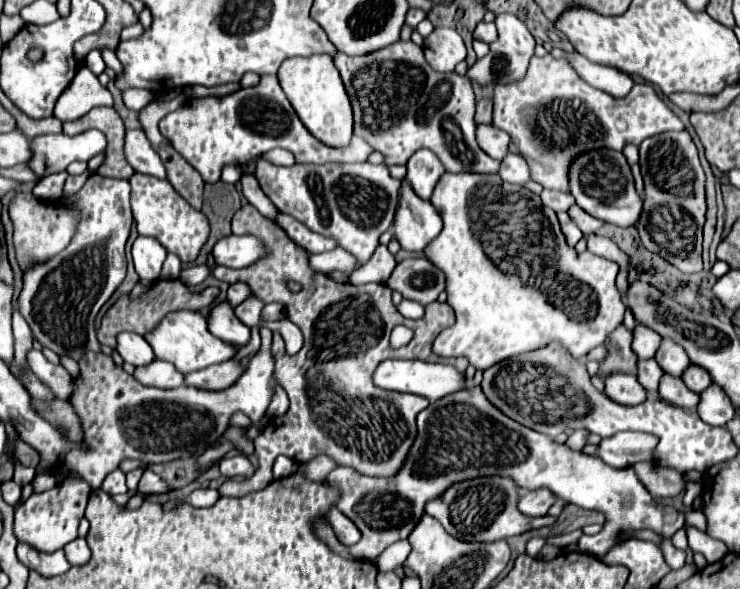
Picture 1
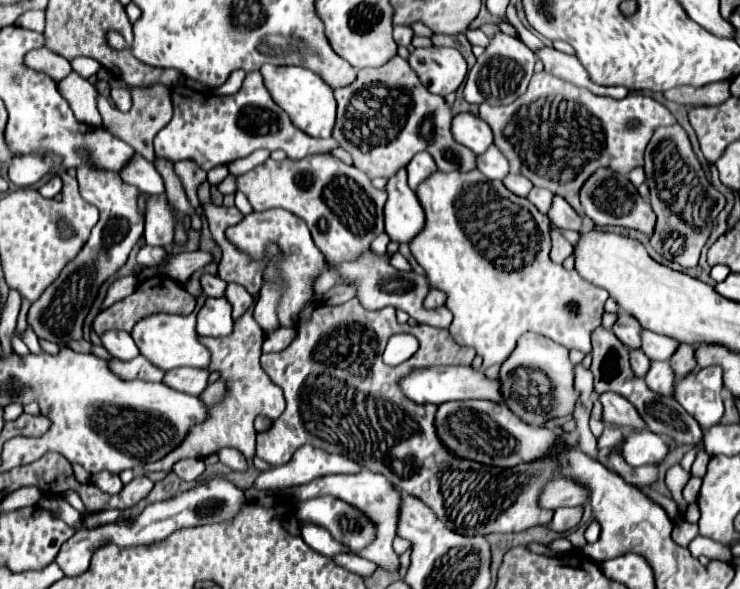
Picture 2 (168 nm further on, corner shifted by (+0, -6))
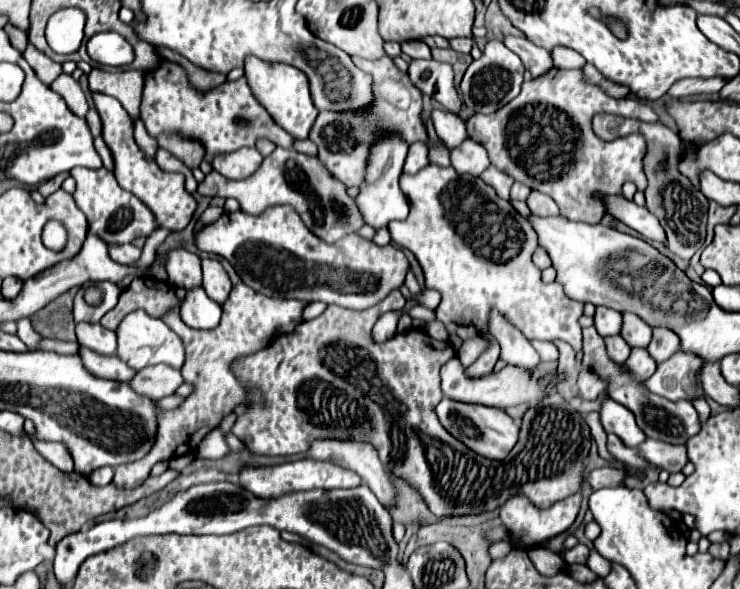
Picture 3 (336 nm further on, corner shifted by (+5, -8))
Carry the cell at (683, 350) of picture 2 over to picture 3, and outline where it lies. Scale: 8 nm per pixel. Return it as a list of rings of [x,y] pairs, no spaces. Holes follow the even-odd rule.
[[[653,327],[653,339],[647,351],[657,363],[661,363],[661,359],[667,359],[669,355],[673,355],[673,351],[679,351],[679,339],[665,327]]]

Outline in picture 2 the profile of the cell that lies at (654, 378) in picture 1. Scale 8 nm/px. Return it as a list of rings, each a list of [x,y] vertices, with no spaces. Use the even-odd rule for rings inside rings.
[[[630,351],[630,365],[632,365],[632,369],[634,369],[634,373],[638,375],[638,377],[646,377],[646,373],[648,373],[648,369],[650,369],[650,359],[642,353],[642,351]]]

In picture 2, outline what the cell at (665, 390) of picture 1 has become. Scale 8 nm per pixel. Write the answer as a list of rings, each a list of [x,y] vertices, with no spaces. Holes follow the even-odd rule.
[[[654,361],[650,367],[650,373],[646,375],[644,381],[652,391],[666,395],[666,397],[674,397],[676,377],[674,377],[674,371],[668,361]]]

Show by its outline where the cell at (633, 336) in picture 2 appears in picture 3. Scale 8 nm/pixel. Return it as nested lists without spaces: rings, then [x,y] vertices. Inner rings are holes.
[[[597,307],[595,309],[595,329],[607,337],[607,335],[617,335],[621,329],[621,313],[607,309],[607,307]]]

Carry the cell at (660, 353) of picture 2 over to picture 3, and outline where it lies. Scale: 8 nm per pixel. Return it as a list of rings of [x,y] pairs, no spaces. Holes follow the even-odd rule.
[[[623,313],[621,337],[631,347],[647,347],[649,345],[649,339],[651,339],[651,327],[643,319],[637,319],[637,315]]]

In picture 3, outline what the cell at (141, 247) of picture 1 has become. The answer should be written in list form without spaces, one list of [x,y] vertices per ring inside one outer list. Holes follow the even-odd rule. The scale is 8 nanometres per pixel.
[[[93,93],[93,103],[95,103],[95,109],[103,123],[101,135],[113,155],[113,163],[115,163],[113,173],[115,173],[119,185],[125,191],[131,191],[133,195],[137,195],[155,213],[161,227],[171,229],[171,231],[185,229],[197,209],[193,195],[187,193],[187,189],[185,189],[185,177],[181,173],[167,173],[155,161],[145,157],[145,153],[139,149],[139,145],[133,139],[131,117],[127,111],[123,111],[121,103],[115,97],[109,97],[105,93]]]

